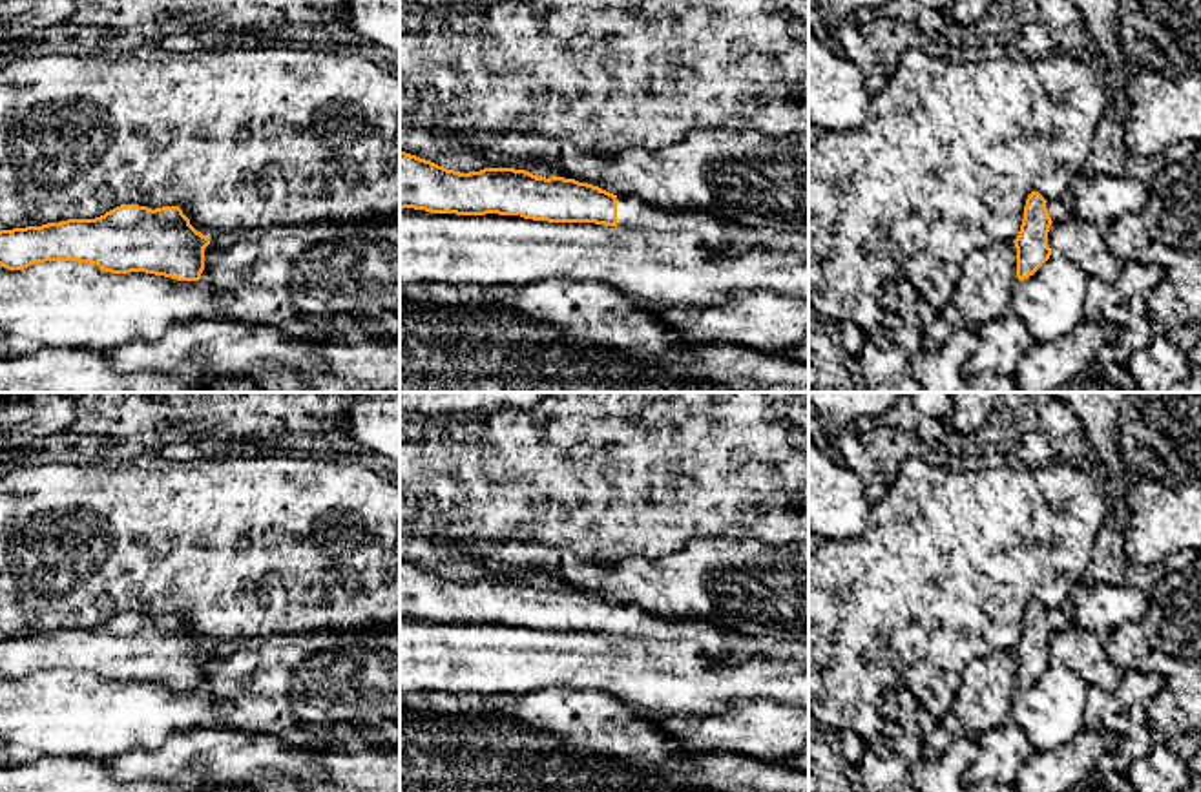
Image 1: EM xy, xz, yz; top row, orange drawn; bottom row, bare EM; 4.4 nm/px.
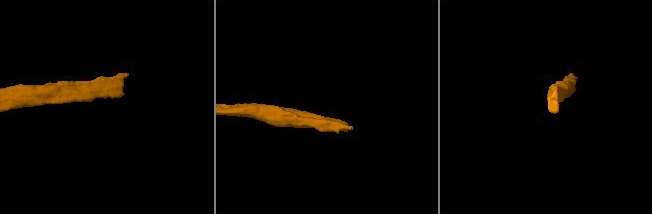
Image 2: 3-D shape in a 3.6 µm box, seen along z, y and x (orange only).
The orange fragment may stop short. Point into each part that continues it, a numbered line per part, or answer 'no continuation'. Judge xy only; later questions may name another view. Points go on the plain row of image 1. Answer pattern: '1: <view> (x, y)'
no continuation

